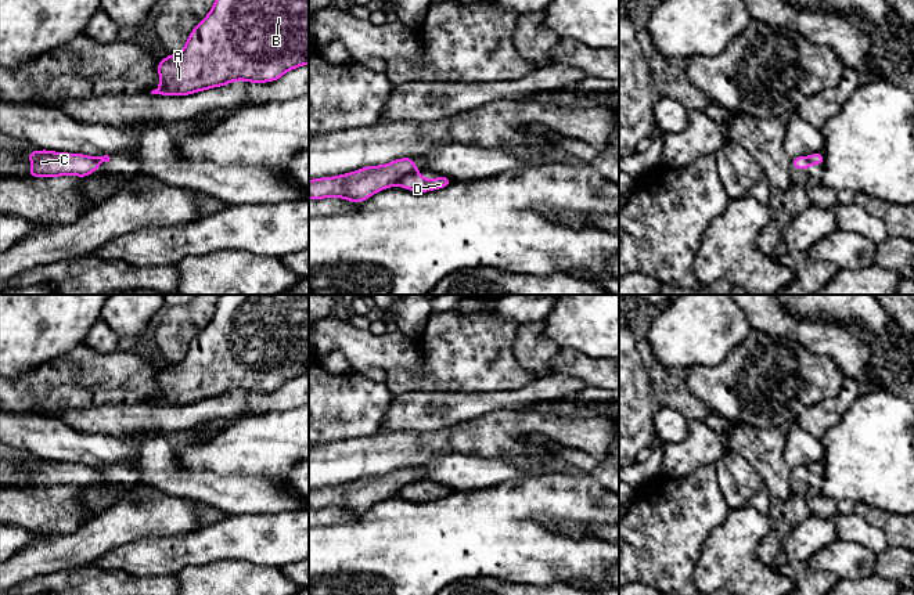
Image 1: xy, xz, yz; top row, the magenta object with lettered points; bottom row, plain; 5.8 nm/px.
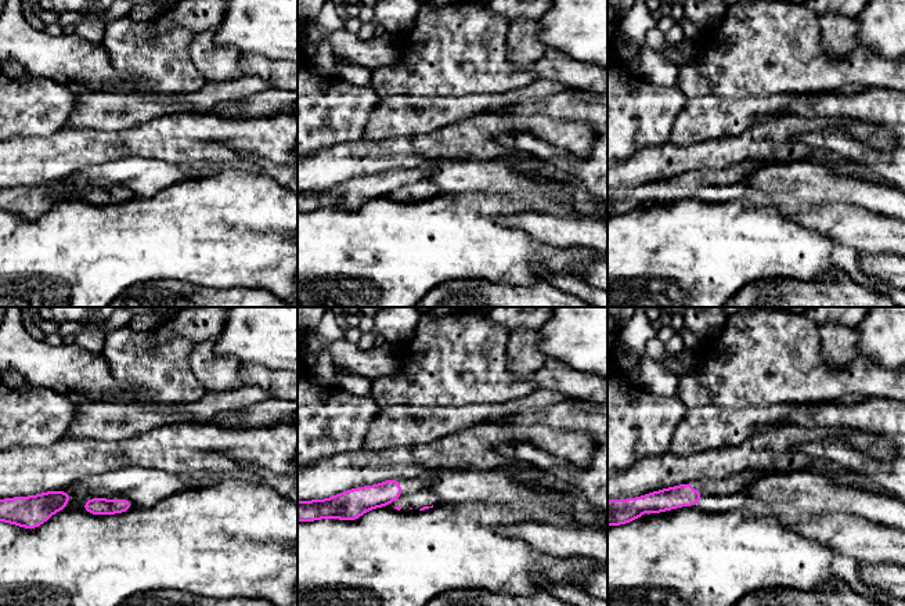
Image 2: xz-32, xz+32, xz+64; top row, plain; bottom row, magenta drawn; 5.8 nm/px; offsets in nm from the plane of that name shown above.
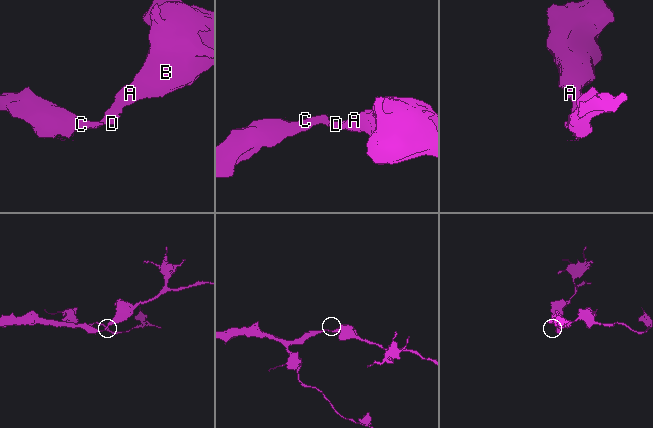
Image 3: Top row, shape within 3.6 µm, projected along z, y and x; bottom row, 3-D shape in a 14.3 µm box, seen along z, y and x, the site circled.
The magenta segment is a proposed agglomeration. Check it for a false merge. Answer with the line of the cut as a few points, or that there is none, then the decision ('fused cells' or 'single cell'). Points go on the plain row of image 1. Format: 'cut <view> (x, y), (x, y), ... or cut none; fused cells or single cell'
cut xz (417, 480), (406, 484), (398, 494); fused cells

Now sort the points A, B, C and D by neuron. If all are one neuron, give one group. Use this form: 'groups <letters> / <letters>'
groups A B D / C

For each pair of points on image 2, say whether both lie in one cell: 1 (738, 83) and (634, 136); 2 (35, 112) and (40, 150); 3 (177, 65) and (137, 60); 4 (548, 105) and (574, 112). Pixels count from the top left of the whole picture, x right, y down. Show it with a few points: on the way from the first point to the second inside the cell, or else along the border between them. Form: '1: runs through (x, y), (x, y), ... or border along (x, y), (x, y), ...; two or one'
1: border along (674, 86), (687, 98); two
2: border along (64, 126), (40, 137), (14, 139); two
3: runs through (168, 65), (147, 60); one
4: runs through (555, 107), (568, 107); one

